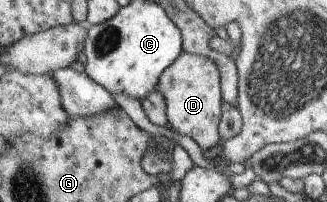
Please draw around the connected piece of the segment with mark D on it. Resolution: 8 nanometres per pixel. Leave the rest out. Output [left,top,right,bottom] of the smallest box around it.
[156,50,223,152]

